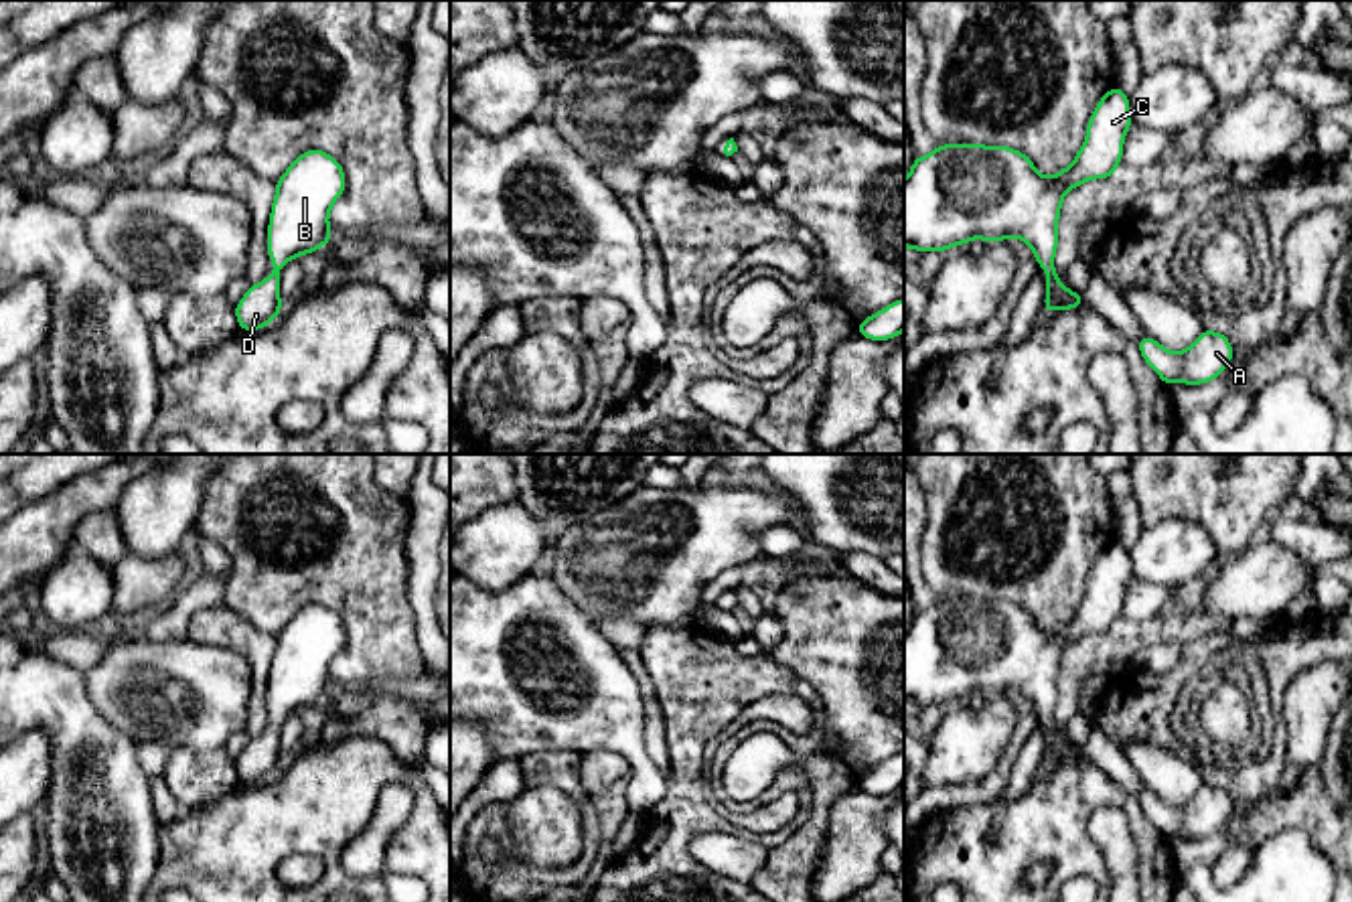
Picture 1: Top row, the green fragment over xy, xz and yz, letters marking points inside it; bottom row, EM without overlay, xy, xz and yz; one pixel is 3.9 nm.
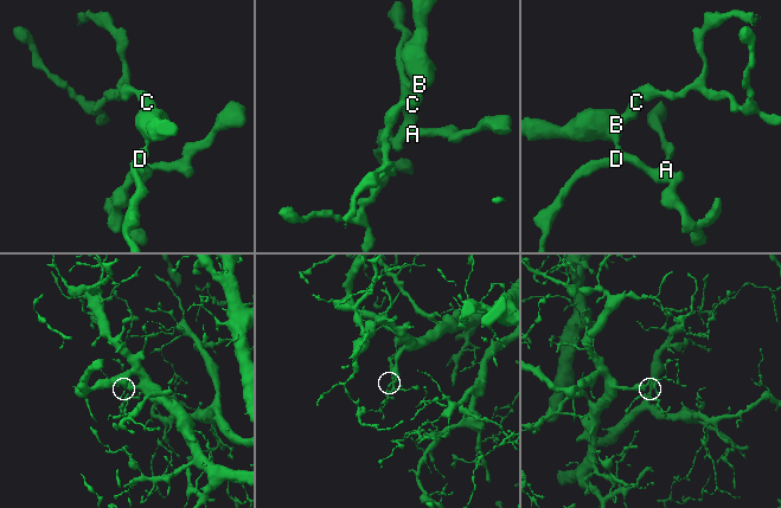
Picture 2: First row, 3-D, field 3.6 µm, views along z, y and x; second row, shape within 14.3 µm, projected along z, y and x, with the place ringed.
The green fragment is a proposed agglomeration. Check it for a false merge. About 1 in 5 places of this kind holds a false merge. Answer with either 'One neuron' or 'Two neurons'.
One neuron

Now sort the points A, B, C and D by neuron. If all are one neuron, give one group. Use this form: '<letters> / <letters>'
A B C D

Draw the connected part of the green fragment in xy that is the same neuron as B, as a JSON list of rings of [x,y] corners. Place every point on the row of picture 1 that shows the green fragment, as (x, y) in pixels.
[[[306,150],[276,180],[268,225],[268,255],[274,272],[247,288],[235,304],[239,330],[266,328],[282,312],[280,270],[332,239],[328,215],[345,193],[341,162],[324,150]]]

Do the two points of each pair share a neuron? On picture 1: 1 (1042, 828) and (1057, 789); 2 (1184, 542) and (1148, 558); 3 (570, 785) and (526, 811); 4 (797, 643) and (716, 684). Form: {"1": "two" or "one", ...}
{"1": "one", "2": "one", "3": "two", "4": "two"}

